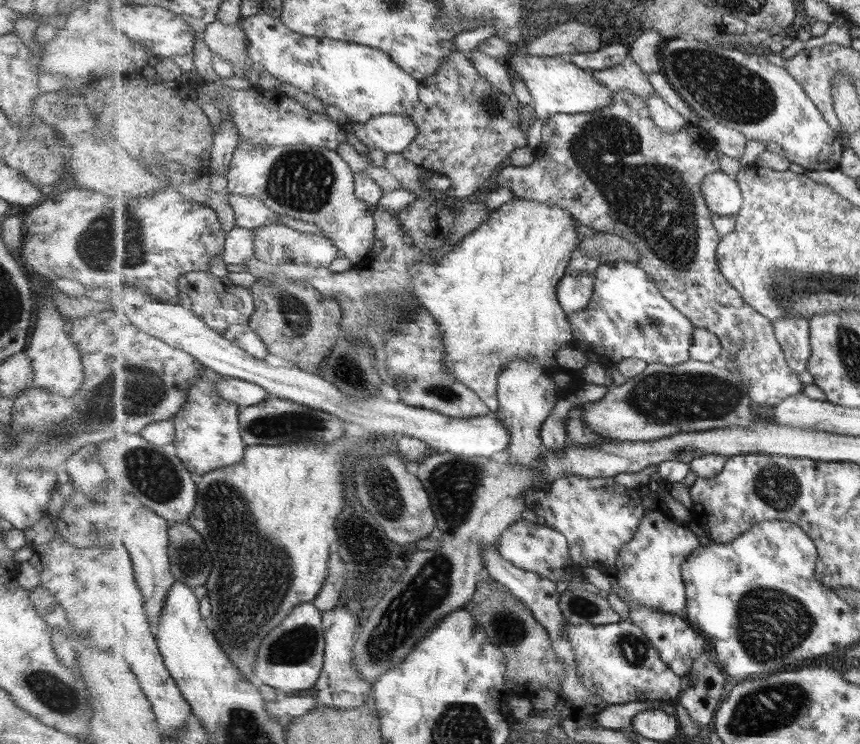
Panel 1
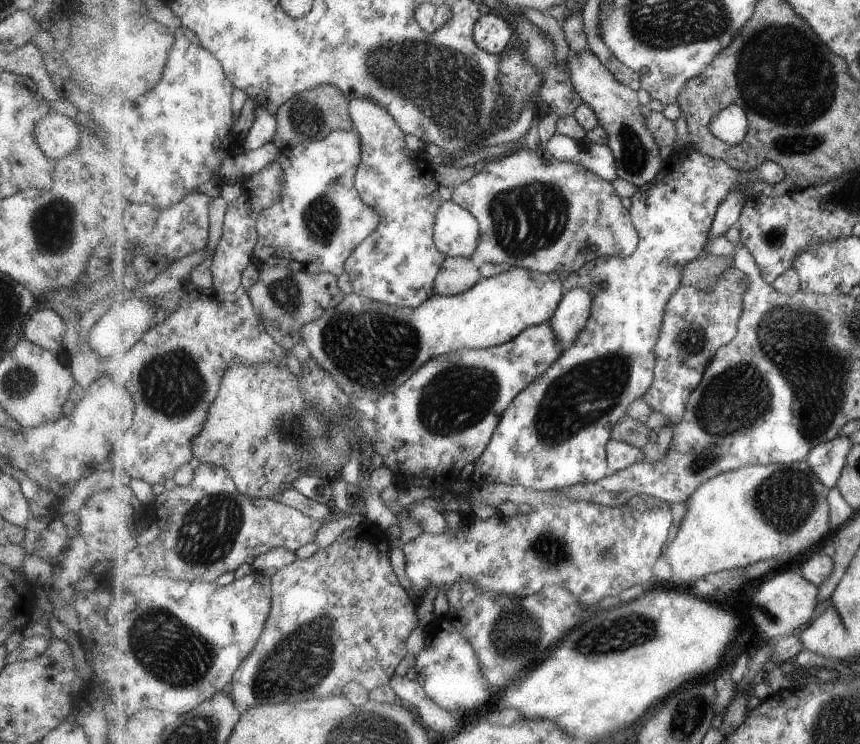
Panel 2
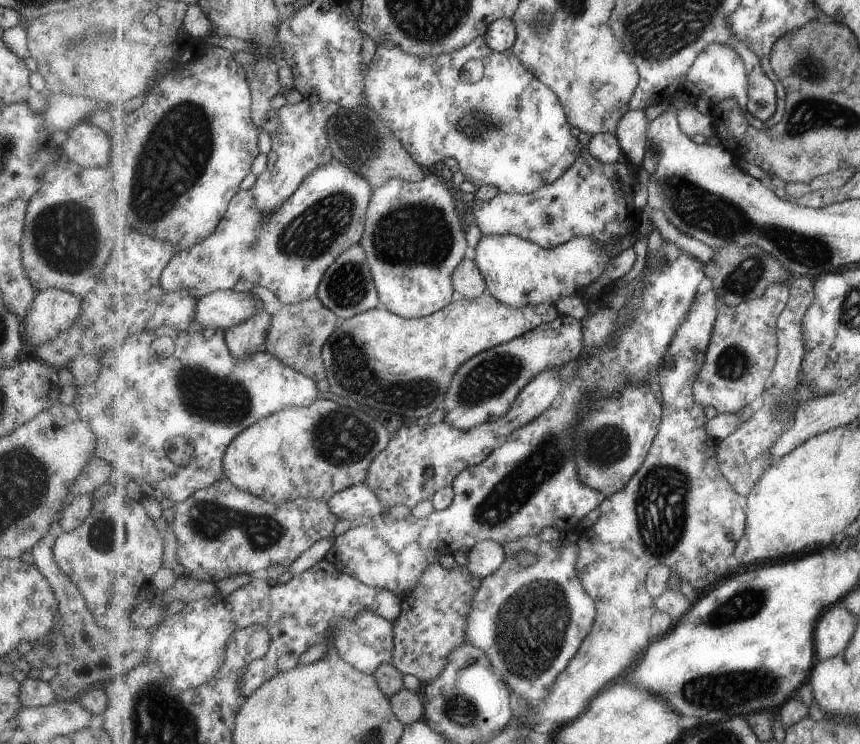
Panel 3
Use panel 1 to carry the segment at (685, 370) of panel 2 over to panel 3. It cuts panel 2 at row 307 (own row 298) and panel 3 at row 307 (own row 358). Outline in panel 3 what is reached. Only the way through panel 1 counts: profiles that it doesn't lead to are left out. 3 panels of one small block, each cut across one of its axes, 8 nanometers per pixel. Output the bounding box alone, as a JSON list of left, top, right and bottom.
[693,283,791,413]

